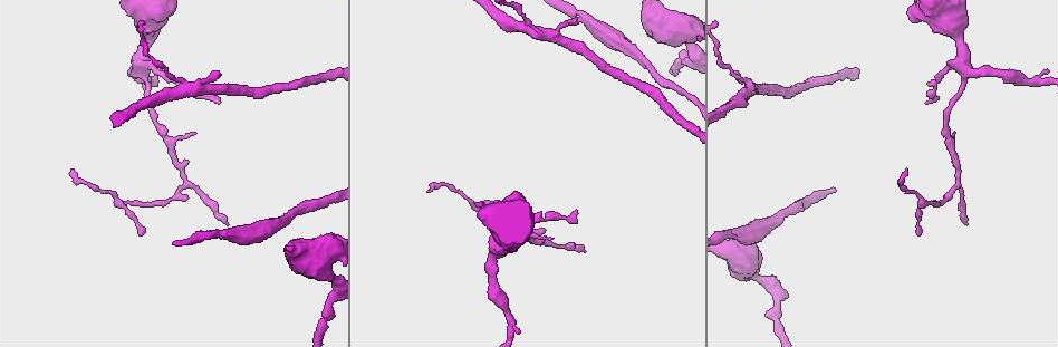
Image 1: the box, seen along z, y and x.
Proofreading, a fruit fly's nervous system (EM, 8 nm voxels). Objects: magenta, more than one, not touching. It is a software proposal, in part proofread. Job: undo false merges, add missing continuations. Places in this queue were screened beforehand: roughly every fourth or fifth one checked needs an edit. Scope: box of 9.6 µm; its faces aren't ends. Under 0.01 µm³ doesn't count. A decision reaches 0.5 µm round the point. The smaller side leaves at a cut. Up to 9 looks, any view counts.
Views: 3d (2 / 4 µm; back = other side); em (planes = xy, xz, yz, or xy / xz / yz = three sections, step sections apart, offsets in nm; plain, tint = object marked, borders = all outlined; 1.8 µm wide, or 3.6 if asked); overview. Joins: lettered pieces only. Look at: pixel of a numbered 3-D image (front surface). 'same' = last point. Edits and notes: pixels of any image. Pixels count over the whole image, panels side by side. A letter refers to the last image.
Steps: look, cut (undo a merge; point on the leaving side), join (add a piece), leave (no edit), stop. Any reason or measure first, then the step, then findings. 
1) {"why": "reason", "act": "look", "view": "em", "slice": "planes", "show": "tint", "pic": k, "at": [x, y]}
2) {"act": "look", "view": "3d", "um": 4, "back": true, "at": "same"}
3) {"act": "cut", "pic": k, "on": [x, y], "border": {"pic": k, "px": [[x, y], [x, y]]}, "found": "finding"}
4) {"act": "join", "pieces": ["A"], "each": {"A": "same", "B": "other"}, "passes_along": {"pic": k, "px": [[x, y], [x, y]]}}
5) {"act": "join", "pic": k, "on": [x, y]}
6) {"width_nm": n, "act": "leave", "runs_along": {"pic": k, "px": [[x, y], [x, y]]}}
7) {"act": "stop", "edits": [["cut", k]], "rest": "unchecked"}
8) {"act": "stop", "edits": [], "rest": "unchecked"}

{"why": "sharp bend", "act": "look", "view": "em", "slice": "xz", "step": 8, "show": "tint", "pic": 1, "at": [144, 70]}

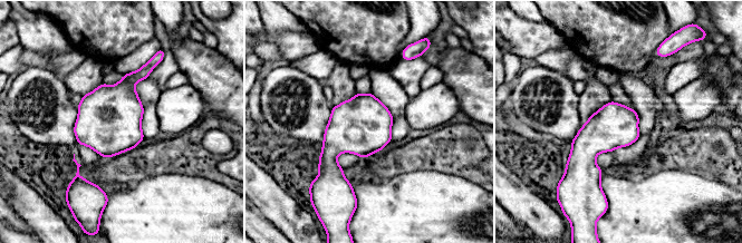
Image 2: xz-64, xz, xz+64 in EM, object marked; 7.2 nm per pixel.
{"act": "look", "view": "em", "slice": "planes", "show": "tint", "at": "same"}

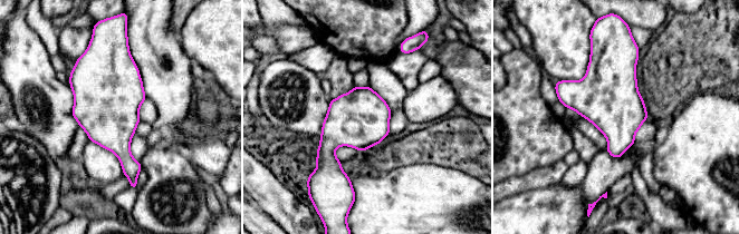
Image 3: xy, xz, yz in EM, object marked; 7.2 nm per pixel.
{"why": "what lies round it", "act": "look", "view": "em", "slice": "planes", "show": "borders", "at": "same"}

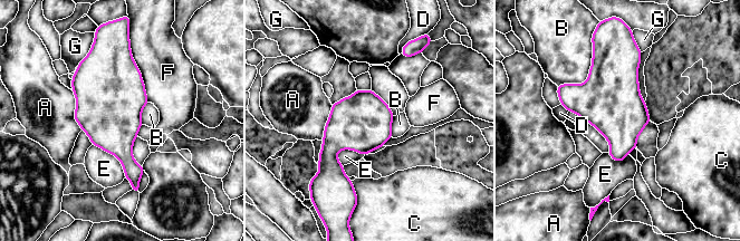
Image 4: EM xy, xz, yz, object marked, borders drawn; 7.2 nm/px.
{"act": "leave", "each": {"A": "other", "B": "other", "C": "other", "D": "other", "E": "other", "F": "other", "G": "other"}, "border": {"pic": 4, "px": [[593, 49], [587, 78], [557, 86]]}, "found": "all the same neuron"}

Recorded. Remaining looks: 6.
{"why": "free end", "act": "look", "view": "em", "slice": "planes", "show": "tint", "pic": 1, "at": [928, 103]}

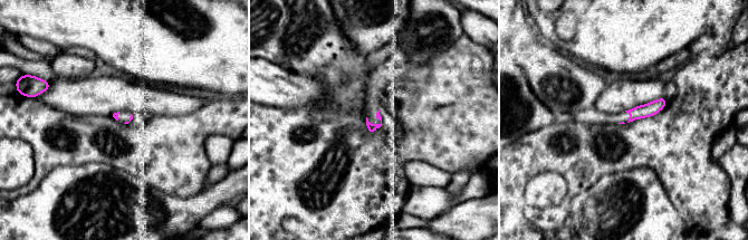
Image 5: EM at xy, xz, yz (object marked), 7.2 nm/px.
{"why": "what lies round it", "act": "look", "view": "em", "slice": "planes", "show": "borders", "at": "same"}

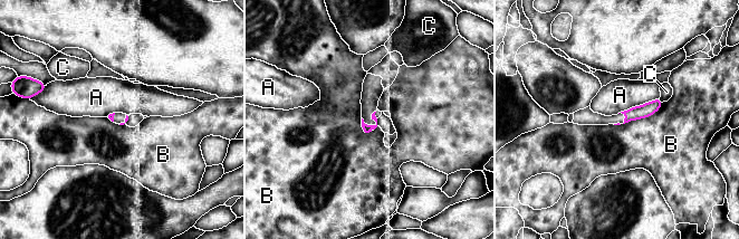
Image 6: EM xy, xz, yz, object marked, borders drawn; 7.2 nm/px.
{"act": "leave", "each": {"A": "other", "B": "other", "C": "other"}, "border": {"pic": 6, "px": [[662, 103], [652, 114], [623, 124]]}, "found": "none of them fits"}

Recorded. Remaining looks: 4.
{"why": "tapers out", "act": "look", "view": "em", "slice": "planes", "show": "tint", "pic": 1, "at": [219, 74]}

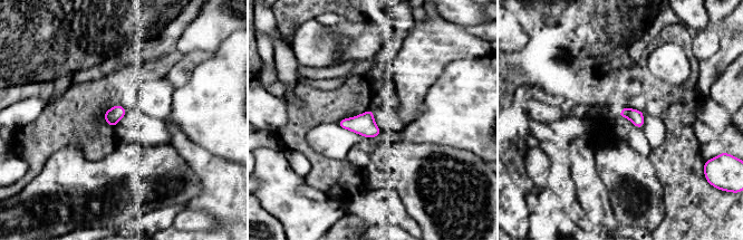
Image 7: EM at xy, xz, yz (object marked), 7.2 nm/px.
{"why": "see the neighbours", "act": "look", "view": "em", "slice": "planes", "show": "borders", "at": "same"}

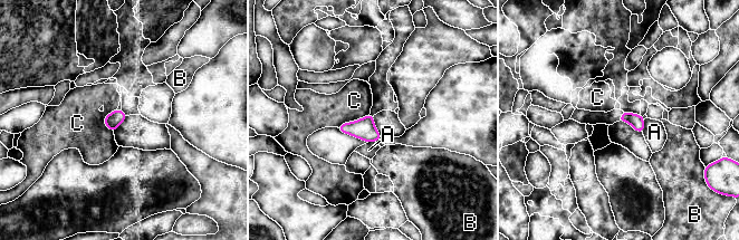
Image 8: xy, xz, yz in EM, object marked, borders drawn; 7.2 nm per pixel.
{"width_nm": 100, "act": "leave", "each": {"A": "other", "B": "other", "C": "other"}, "border": {"pic": 8, "px": [[370, 112], [337, 127]]}, "found": "no lettered piece goes on from it"}

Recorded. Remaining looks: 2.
{"why": "narrows sharply", "act": "look", "view": "3d", "um": 2, "back": true, "pic": 1, "at": [321, 319]}

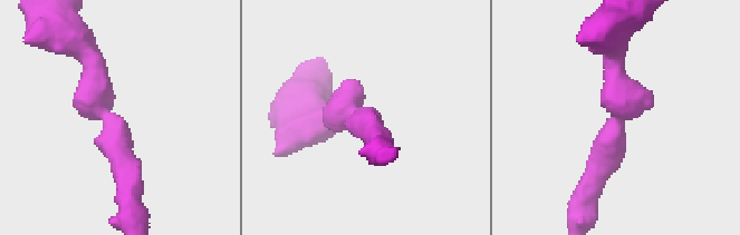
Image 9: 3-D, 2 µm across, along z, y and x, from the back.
{"arm_widths_nm": [220, 300], "why": "now the EM", "act": "look", "view": "em", "slice": "planes", "show": "borders", "pic": 9, "at": [363, 118]}

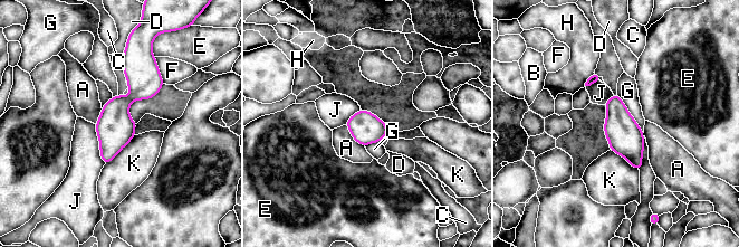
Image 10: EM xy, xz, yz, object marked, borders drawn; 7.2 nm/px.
{"longest_contact_nm": ["G", 340], "act": "leave", "each": {"A": "other", "B": "other", "C": "other", "D": "other", "E": "other", "F": "other", "G": "other", "H": "other", "J": "other", "K": "other"}, "border": {"pic": 10, "px": [[95, 124], [99, 157], [105, 163]]}, "found": "all the same neuron"}

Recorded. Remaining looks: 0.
{"act": "stop", "edits": [], "rest": "unchecked"}

